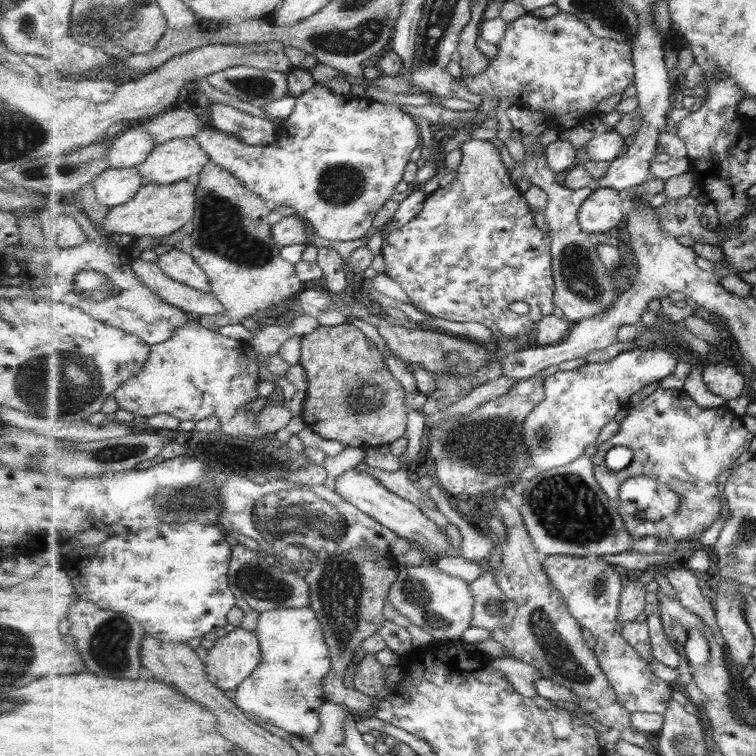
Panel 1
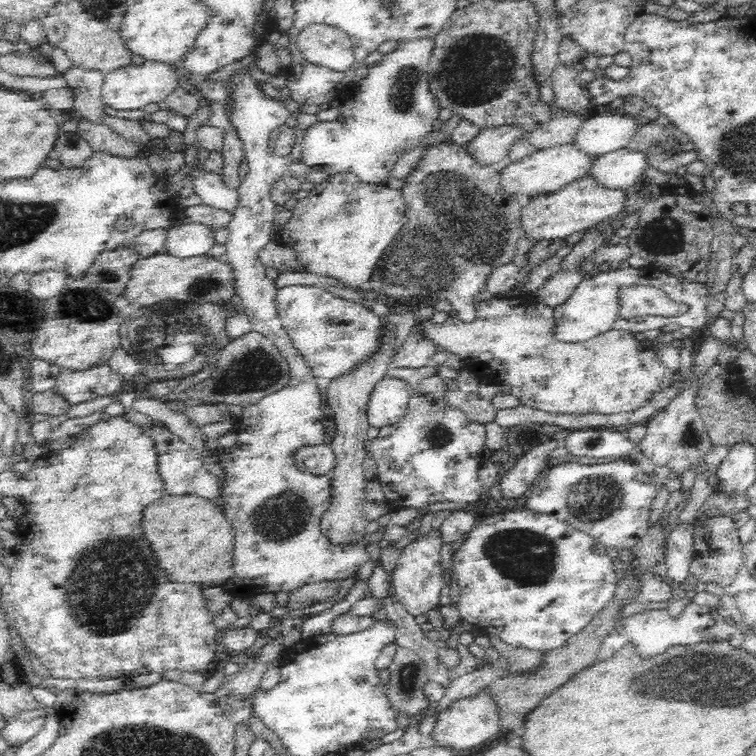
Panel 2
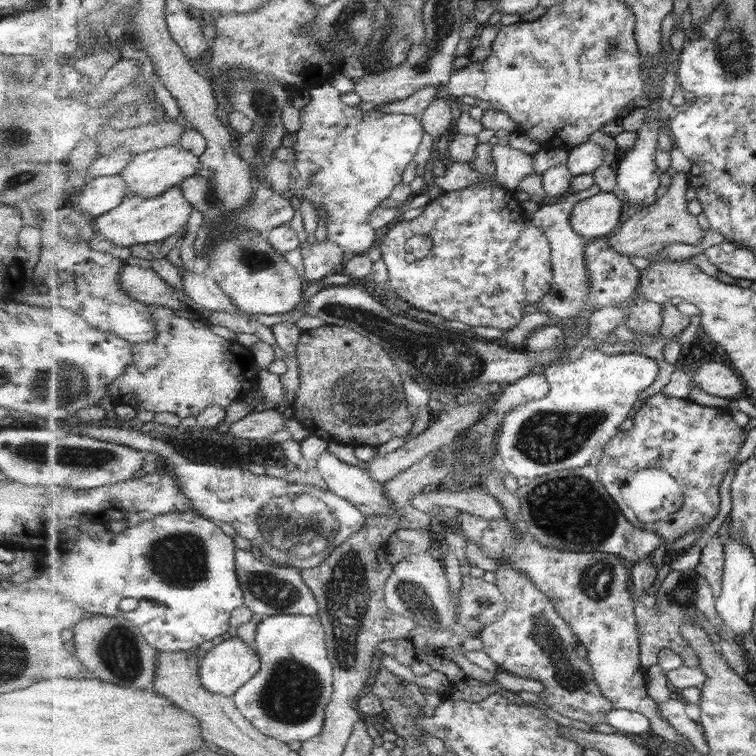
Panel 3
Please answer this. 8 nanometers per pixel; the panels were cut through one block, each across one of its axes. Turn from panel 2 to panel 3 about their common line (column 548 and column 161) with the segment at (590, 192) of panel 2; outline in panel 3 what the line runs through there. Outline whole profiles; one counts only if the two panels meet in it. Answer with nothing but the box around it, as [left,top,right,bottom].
[93,186,193,248]

